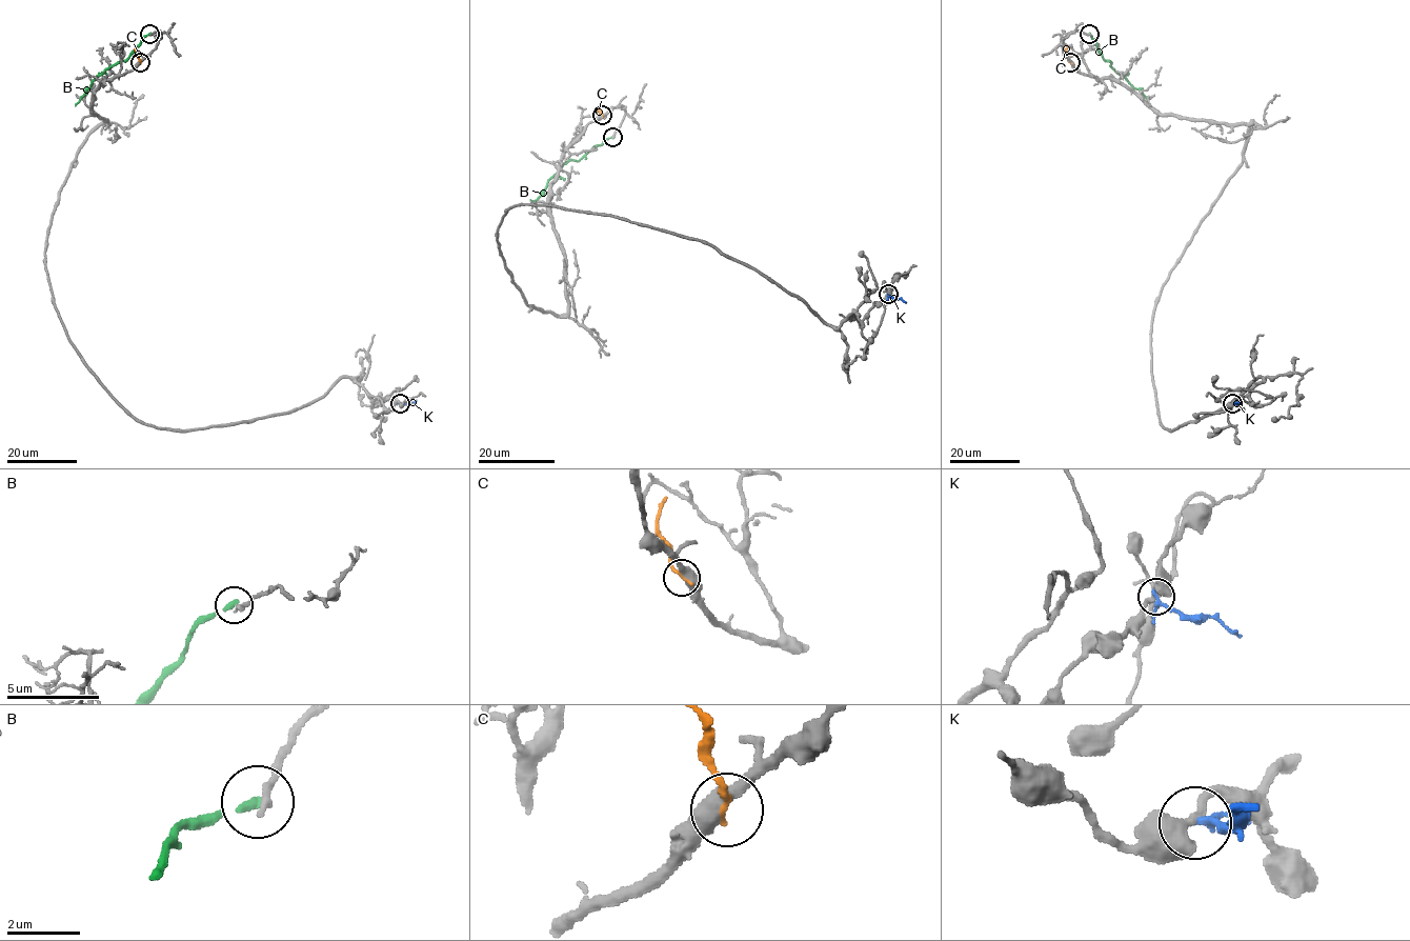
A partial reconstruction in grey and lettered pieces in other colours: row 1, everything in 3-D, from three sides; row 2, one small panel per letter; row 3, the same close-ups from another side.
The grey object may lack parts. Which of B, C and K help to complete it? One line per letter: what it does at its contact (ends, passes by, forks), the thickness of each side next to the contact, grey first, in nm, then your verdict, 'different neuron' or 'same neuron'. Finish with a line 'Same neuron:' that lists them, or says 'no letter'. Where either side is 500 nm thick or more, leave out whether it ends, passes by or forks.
B: it ends there; 220 nm thick on the grey side, 280 nm on the other; different neuron
C: it ends there; 440 nm thick on the grey side, 200 nm on the other; different neuron
K: it passes by; 380 nm thick on the grey side, 190 nm on the other; different neuron
Same neuron: no letter

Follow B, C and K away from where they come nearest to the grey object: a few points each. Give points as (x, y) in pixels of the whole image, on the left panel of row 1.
B: (149, 34), (124, 60), (111, 65), (93, 81), (75, 106)
C: (140, 62), (136, 47)
K: (400, 404), (417, 400)

